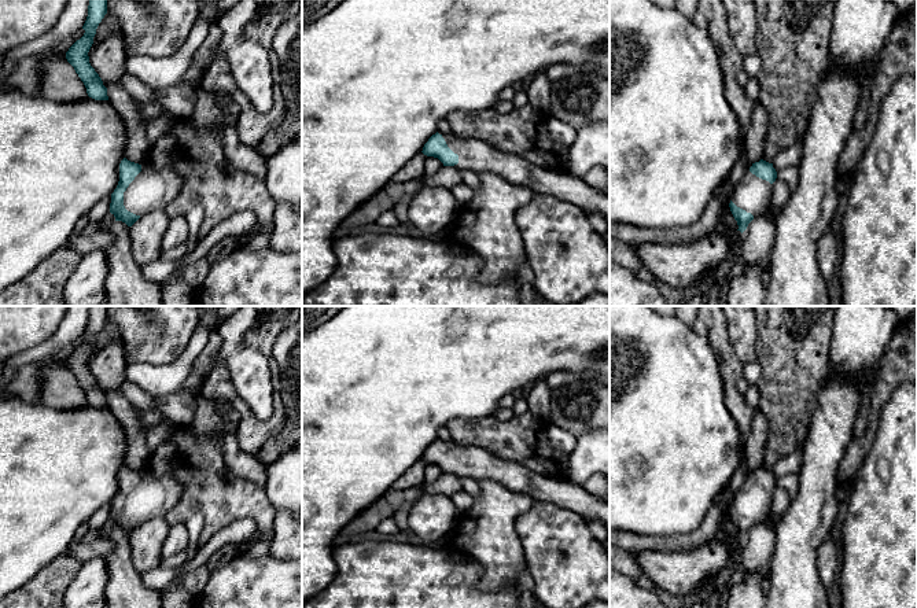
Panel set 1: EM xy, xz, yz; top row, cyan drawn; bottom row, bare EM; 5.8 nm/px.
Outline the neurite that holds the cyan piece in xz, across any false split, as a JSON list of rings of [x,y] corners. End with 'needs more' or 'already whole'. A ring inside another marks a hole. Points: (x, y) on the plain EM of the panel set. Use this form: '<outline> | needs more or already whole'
[[[452,439],[432,442],[421,460],[438,465],[443,473],[476,482],[490,479],[512,491],[529,494],[535,501],[549,501],[583,517],[600,519],[610,534],[610,502],[588,493],[582,486],[545,478],[522,464],[501,460],[478,446],[463,446]]] | needs more

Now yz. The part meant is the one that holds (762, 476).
[[[763,467],[748,471],[743,486],[734,494],[730,505],[730,519],[737,528],[741,541],[748,531],[758,523],[770,516],[777,479],[773,471]]] | needs more

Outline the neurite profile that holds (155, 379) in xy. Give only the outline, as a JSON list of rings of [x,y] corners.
[[[198,327],[183,354],[166,365],[148,362],[126,364],[125,377],[152,395],[169,395],[178,391],[192,369],[192,362],[205,349],[211,331]]]

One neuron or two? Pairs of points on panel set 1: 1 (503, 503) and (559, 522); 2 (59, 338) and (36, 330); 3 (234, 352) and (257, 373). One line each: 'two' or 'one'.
1: two
2: two
3: one

